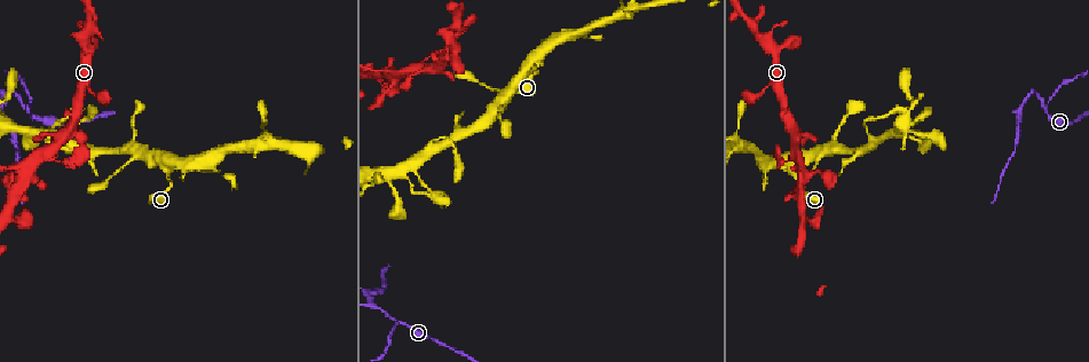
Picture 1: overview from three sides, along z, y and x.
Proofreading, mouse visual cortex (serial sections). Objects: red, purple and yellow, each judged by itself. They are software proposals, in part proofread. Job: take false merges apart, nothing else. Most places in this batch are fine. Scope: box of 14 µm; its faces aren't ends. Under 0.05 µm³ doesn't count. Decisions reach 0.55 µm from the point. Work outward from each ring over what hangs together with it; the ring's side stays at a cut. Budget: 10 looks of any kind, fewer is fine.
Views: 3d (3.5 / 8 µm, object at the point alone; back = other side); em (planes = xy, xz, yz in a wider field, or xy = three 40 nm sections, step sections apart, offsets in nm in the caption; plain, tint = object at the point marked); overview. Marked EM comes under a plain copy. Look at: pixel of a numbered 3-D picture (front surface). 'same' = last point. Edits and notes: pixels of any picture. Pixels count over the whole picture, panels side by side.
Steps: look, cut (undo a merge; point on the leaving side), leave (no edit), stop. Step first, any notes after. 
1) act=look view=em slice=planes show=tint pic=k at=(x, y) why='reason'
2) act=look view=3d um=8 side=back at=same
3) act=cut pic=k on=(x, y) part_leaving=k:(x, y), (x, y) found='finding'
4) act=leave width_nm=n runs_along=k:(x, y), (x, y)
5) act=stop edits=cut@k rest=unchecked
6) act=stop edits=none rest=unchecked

act=look view=3d um=3.5 pic=1 at=(1043, 109) why='sudden change in width'

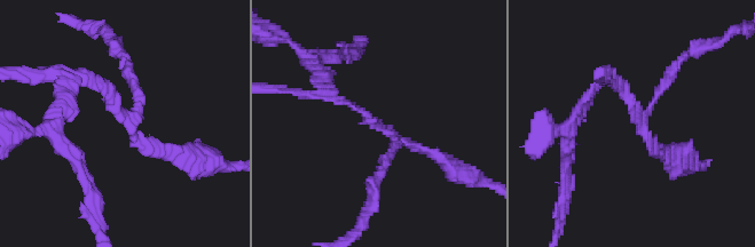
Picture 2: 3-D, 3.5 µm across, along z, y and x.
act=look view=em slice=xy step=2 show=tint pic=2 at=(130, 127)

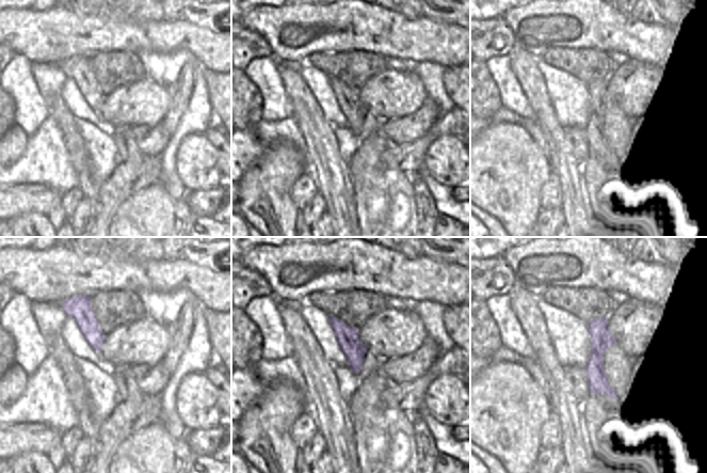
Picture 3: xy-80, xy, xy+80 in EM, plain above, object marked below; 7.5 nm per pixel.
act=cut pic=2 on=(128, 73) part_leaving=2:(134, 116), (138, 92), (117, 42) found='two cells meet here'

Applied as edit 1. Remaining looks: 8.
act=look view=3d um=3.5 pic=1 at=(874, 143) why='side arm on a straight run'

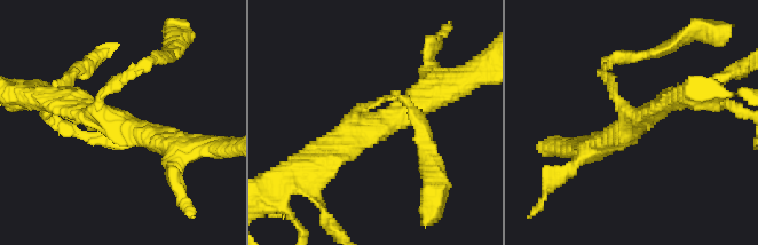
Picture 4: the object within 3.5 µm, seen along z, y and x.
act=look view=em slice=xy step=1 show=tint pic=4 at=(634, 123) arms=3 arm_widths_nm=100,300,350

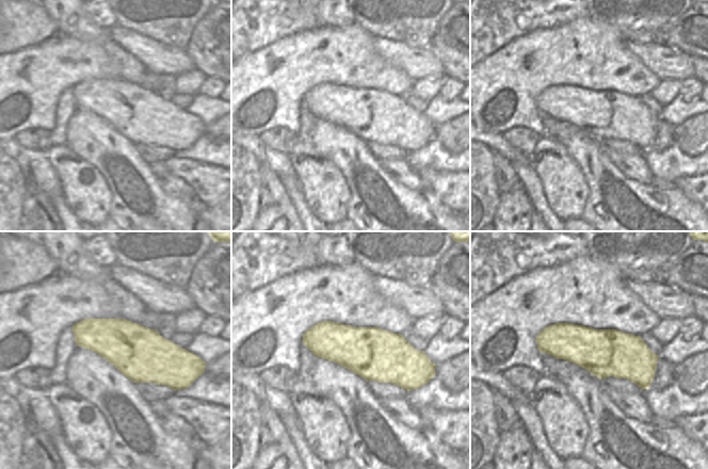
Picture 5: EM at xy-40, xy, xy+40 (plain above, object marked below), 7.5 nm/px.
act=look view=em slice=xy step=2 show=tint at=same why='another direction'

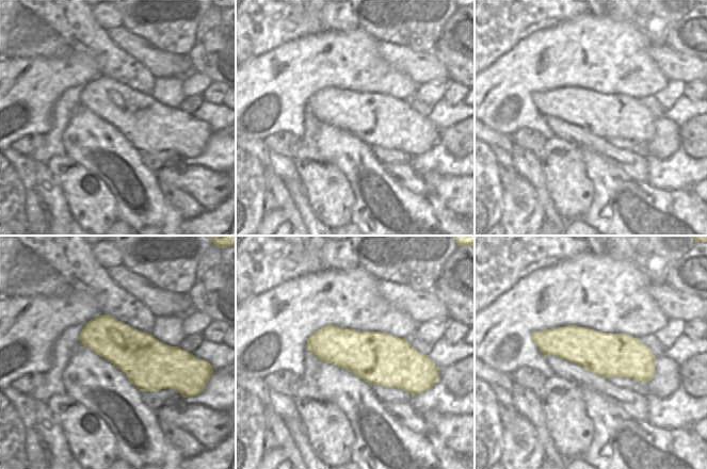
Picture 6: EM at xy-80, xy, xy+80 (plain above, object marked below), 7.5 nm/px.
act=leave runs_along=4:(432, 95), (308, 163) found='continuous, no second cell'

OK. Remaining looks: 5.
act=look view=3d um=3.5 pic=1 at=(73, 128) why='a fork'

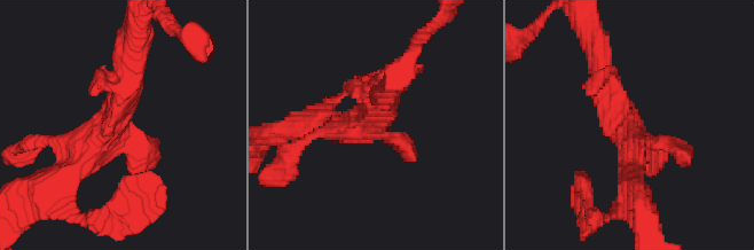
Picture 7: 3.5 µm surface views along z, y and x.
act=look view=em slice=xy step=2 show=tint pic=7 at=(369, 120)

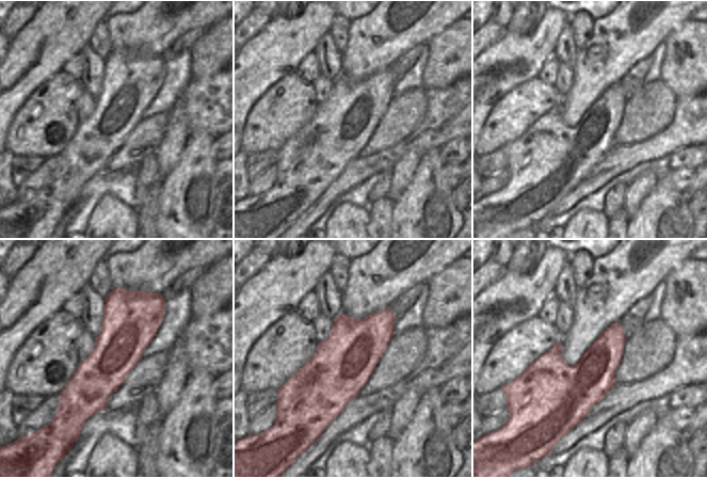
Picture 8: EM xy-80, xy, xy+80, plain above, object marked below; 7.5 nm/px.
act=leave width_nm=460 runs_along=7:(131, 55), (109, 130), (60, 176) found='continuous, no second cell'

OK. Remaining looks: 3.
act=look view=3d um=8 pic=1 at=(27, 176) why='four-way junction'

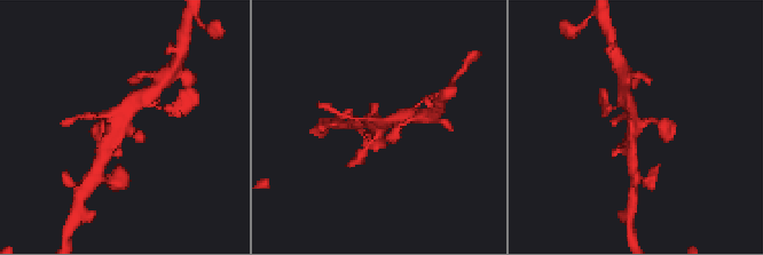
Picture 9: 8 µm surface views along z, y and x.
act=look view=3d um=3.5 pic=9 at=(120, 122) why='zoom in'

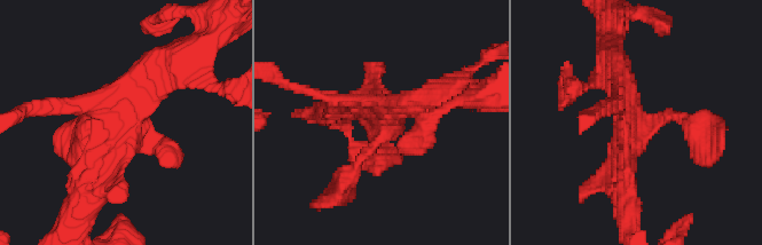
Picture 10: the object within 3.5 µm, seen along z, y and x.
act=look view=em slice=xy step=2 show=tint pic=10 at=(386, 114)

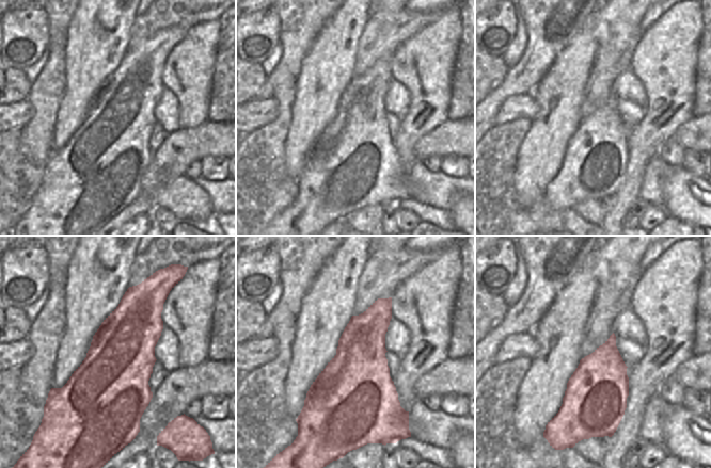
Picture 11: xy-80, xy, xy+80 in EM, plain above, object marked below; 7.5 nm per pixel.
act=leave runs_along=10:(159, 60), (93, 189) found='one cell here'

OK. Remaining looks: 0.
act=stop edits=cut@2 rest=unchecked

